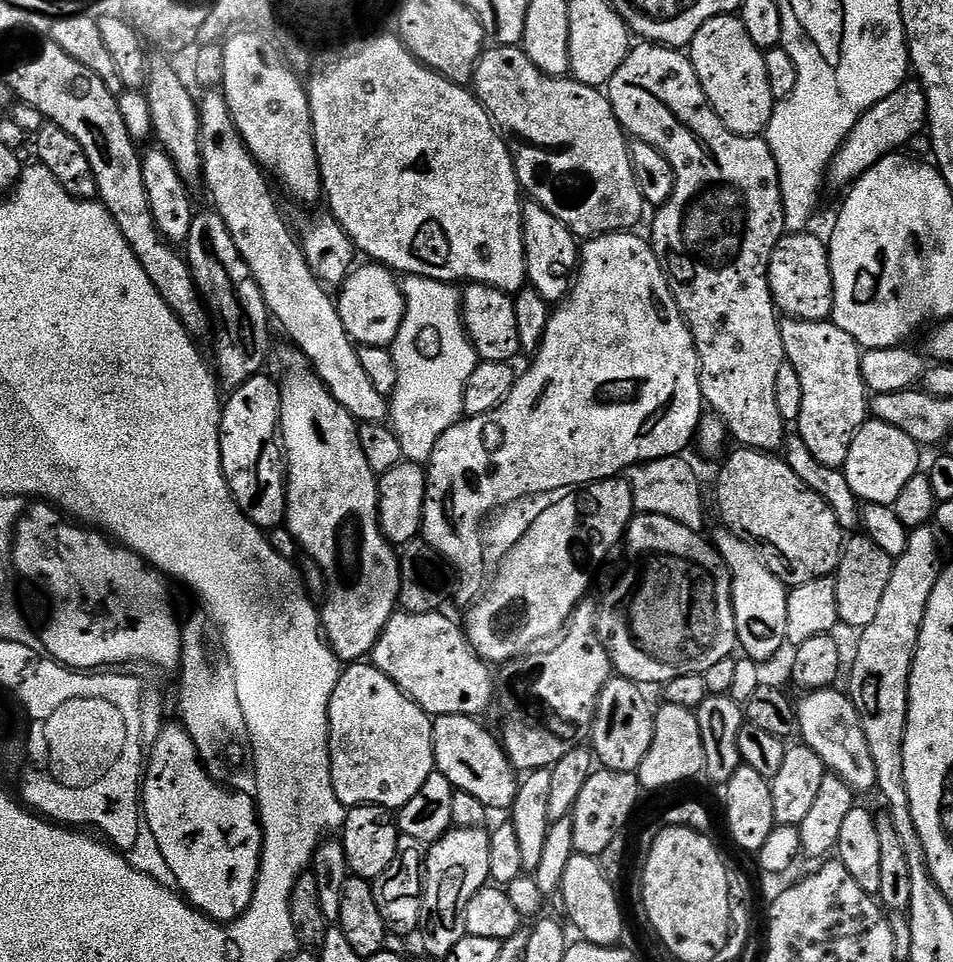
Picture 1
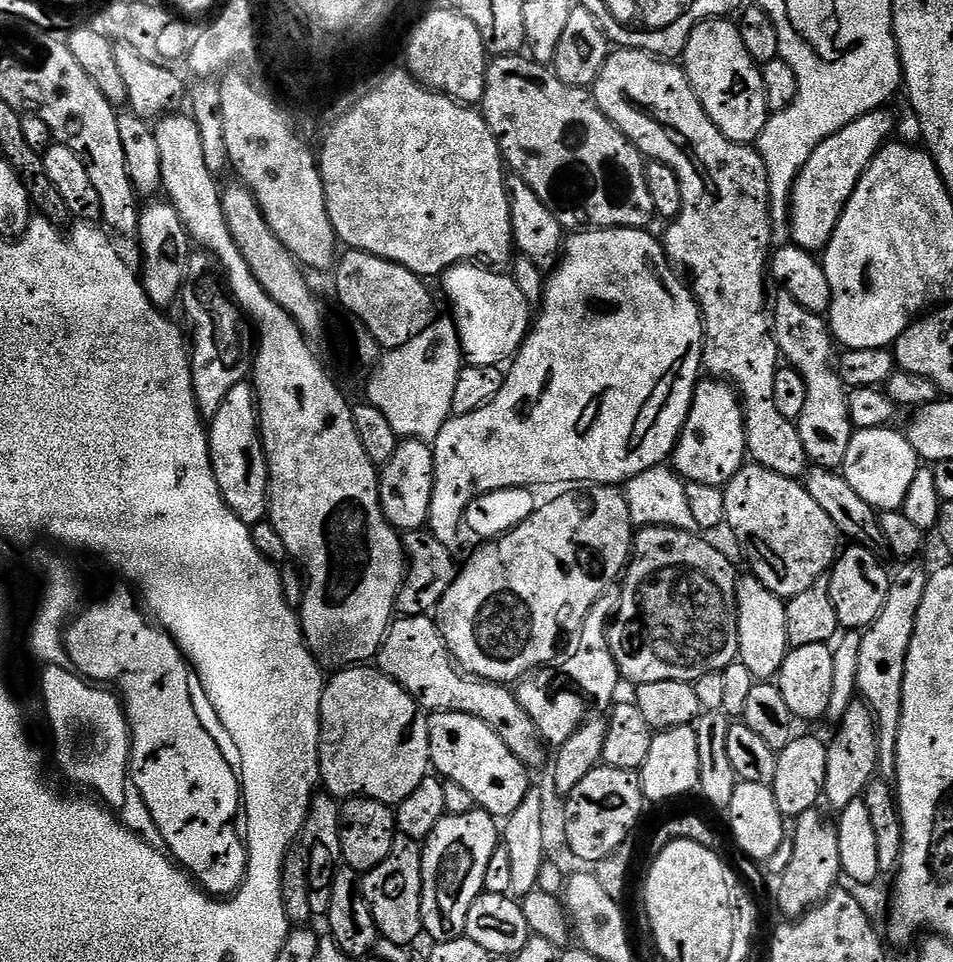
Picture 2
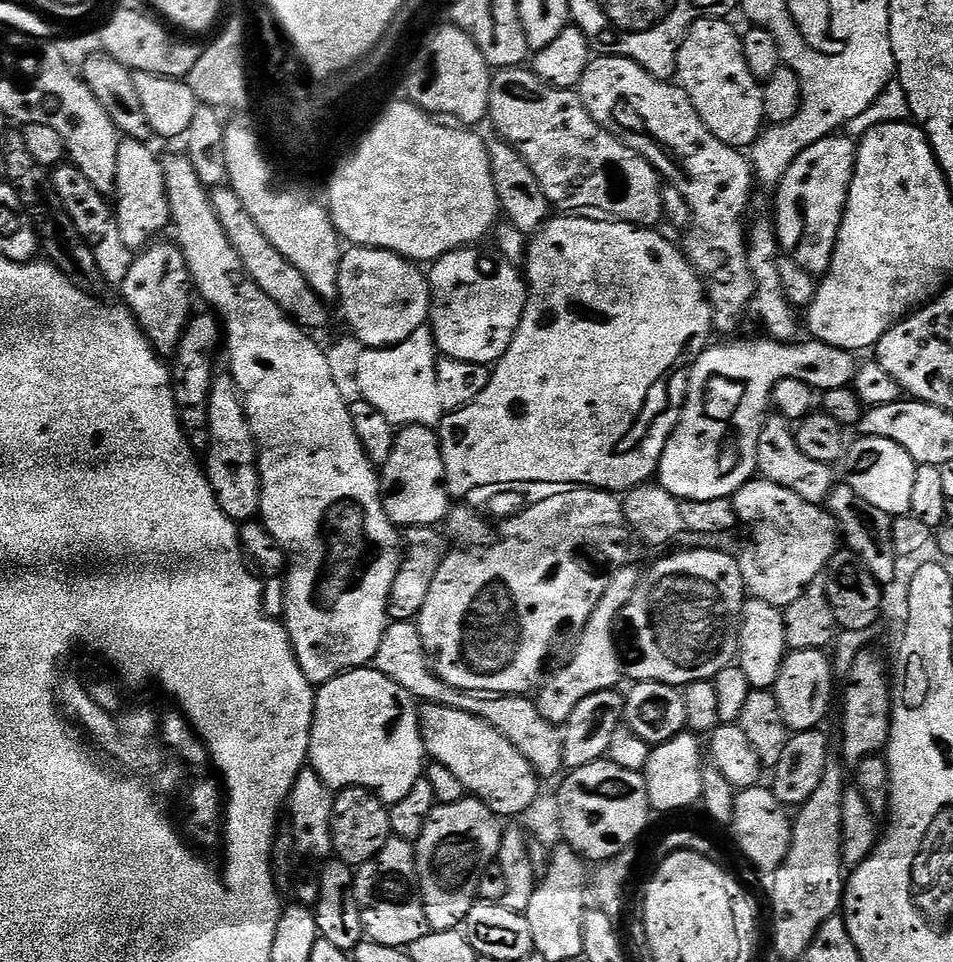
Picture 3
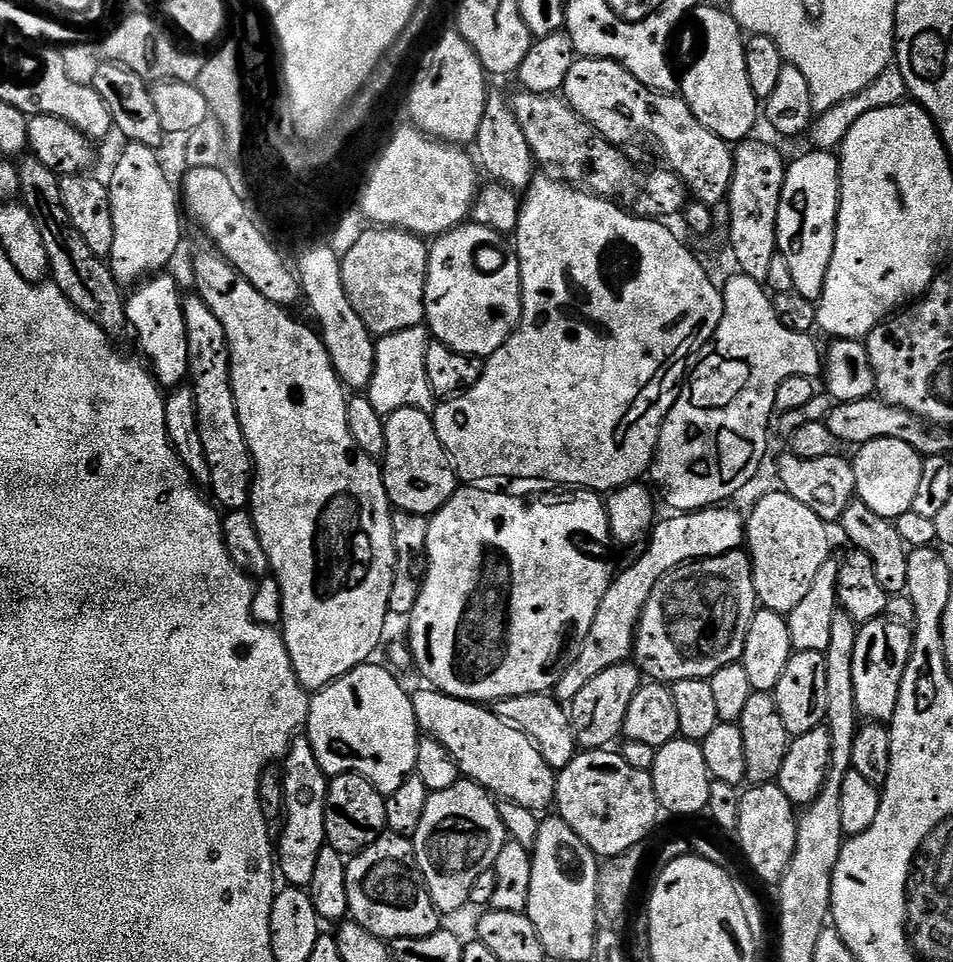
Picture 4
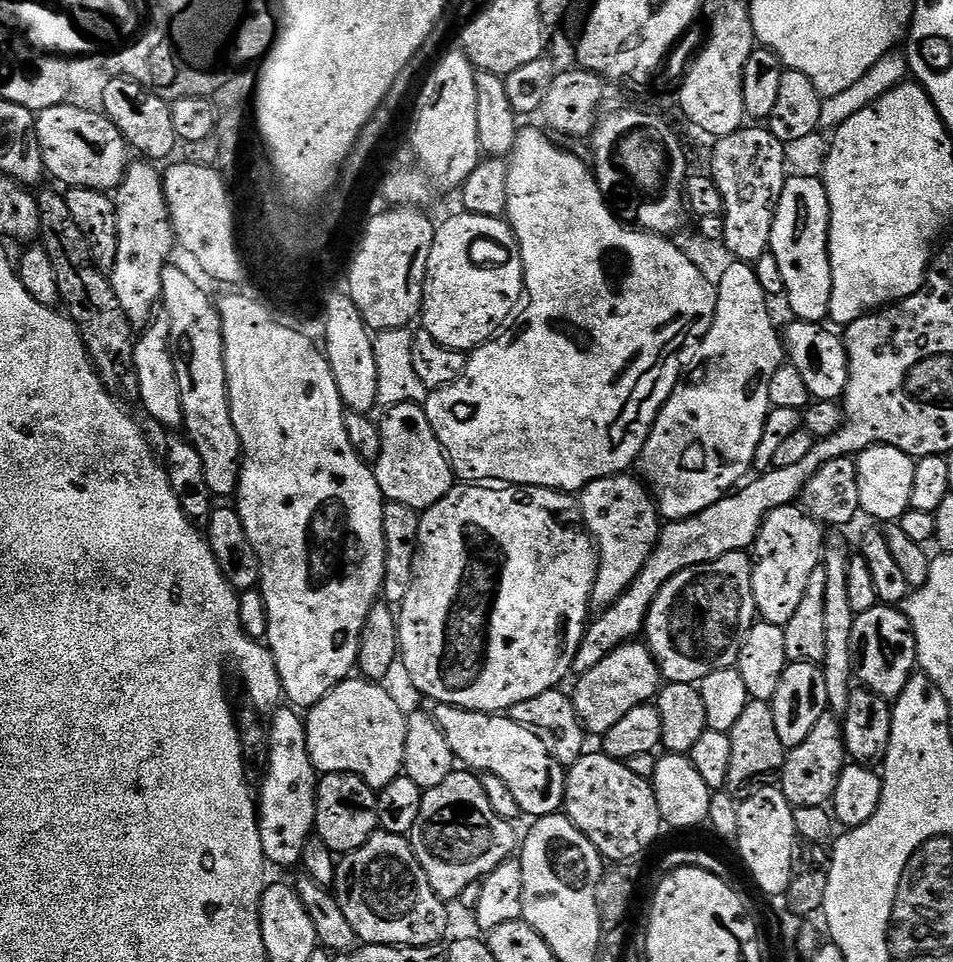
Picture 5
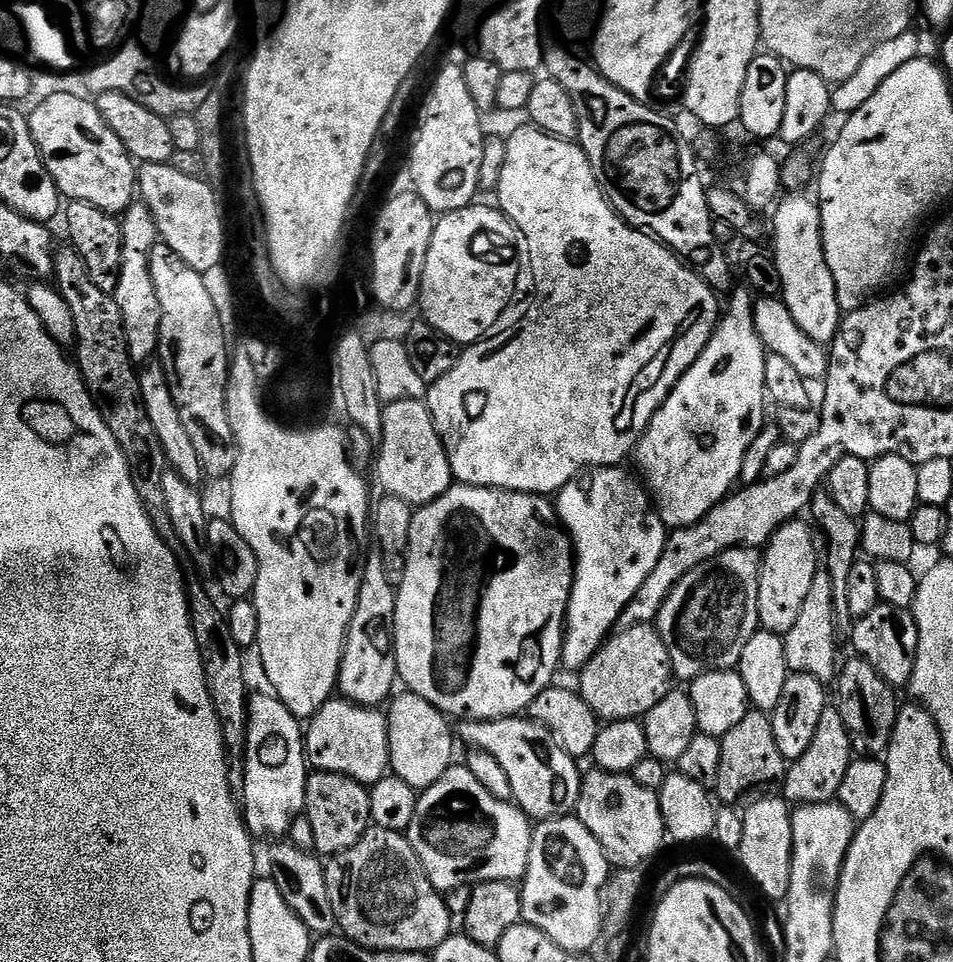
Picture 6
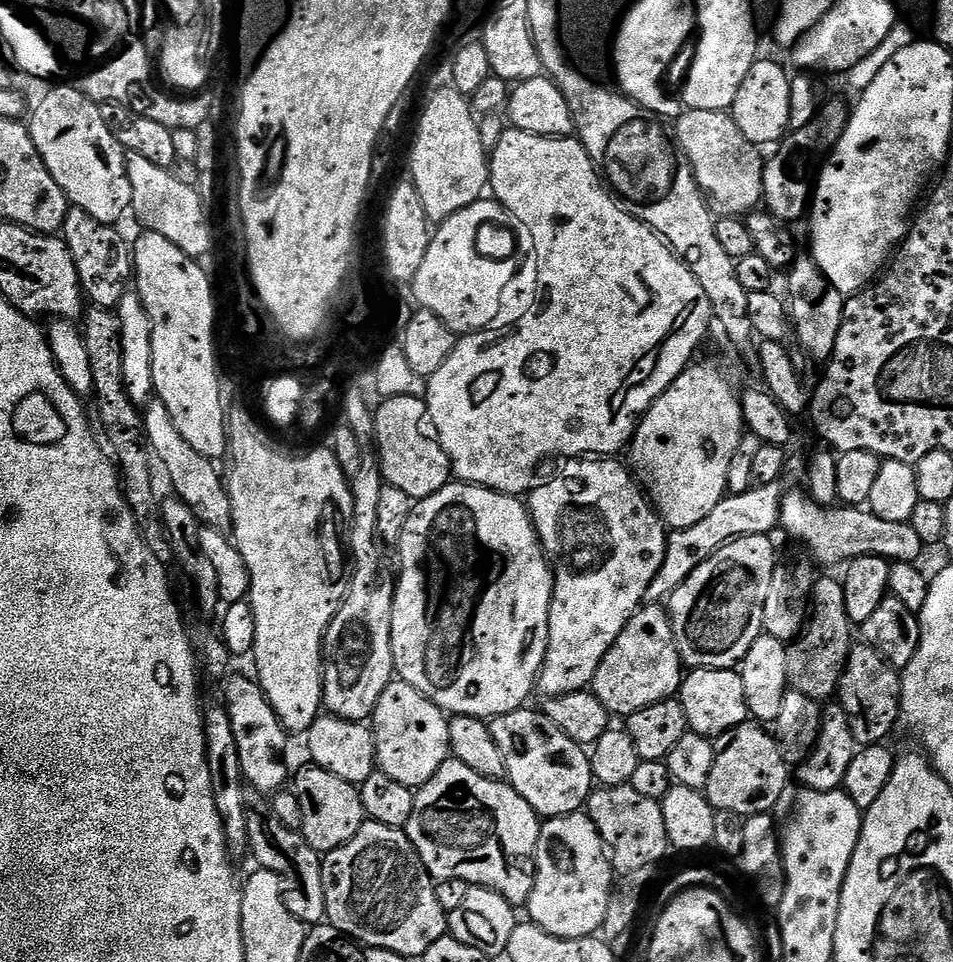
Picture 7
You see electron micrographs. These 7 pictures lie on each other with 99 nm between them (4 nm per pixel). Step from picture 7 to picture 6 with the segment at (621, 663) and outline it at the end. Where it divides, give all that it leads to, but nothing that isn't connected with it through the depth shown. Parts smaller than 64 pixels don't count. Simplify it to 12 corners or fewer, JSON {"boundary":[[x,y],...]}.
{"boundary":[[652,624],[609,636],[579,669],[604,722],[639,721],[674,688]]}

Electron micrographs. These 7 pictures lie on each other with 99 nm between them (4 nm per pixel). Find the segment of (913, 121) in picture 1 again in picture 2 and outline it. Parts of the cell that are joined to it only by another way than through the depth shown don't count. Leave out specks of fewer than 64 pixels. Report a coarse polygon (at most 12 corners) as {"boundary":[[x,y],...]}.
{"boundary":[[871,112],[810,154],[792,191],[791,243],[827,249],[897,117]]}

